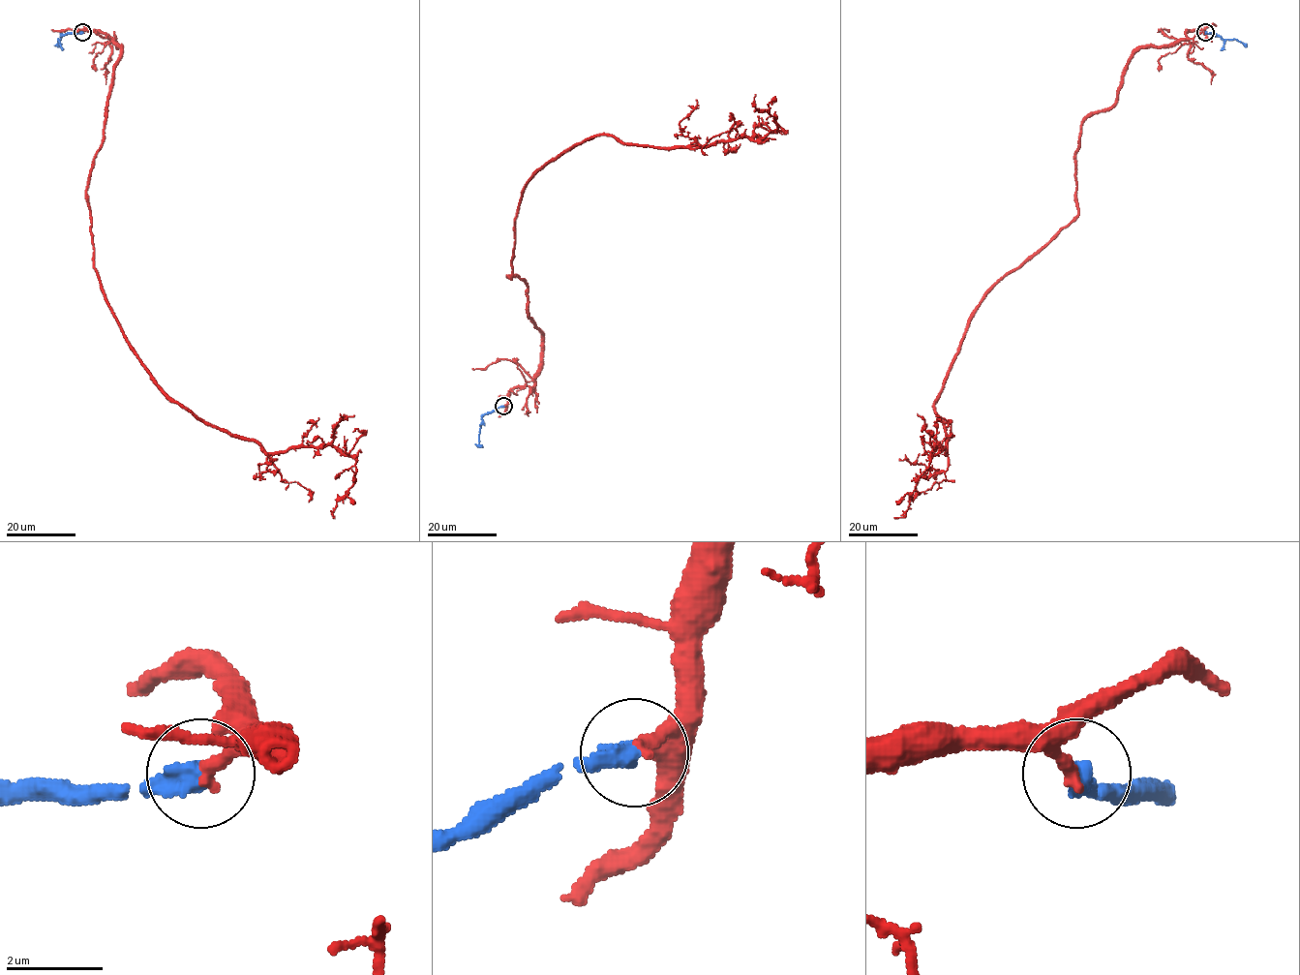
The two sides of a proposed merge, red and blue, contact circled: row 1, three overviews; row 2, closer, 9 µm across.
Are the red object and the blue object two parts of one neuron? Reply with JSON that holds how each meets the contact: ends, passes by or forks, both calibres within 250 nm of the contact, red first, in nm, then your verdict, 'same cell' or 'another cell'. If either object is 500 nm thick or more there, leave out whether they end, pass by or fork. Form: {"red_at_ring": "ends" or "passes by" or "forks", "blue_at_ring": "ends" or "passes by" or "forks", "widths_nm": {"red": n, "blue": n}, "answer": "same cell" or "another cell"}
{"red_at_ring": "ends", "blue_at_ring": "ends", "widths_nm": {"red": 300, "blue": 440}, "answer": "same cell"}

